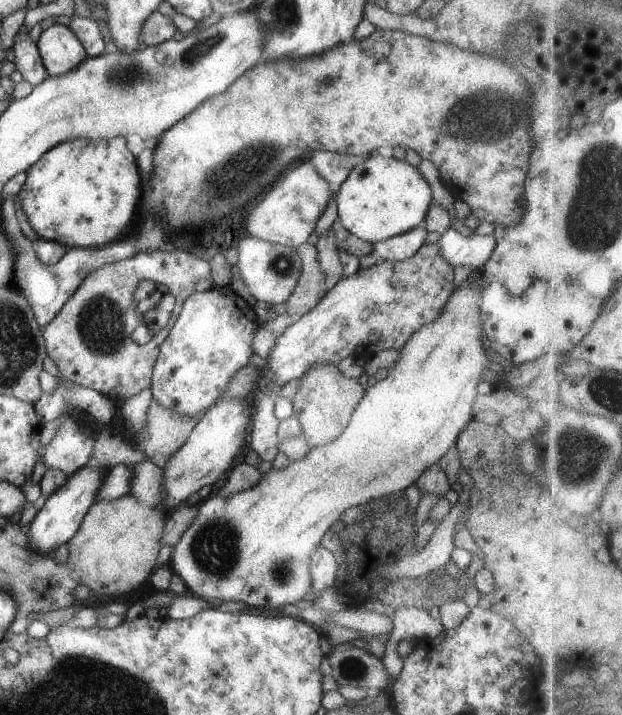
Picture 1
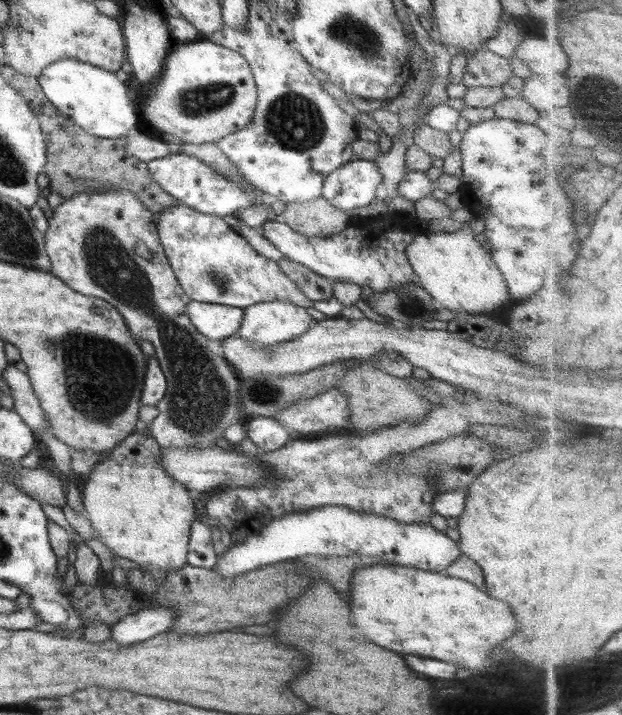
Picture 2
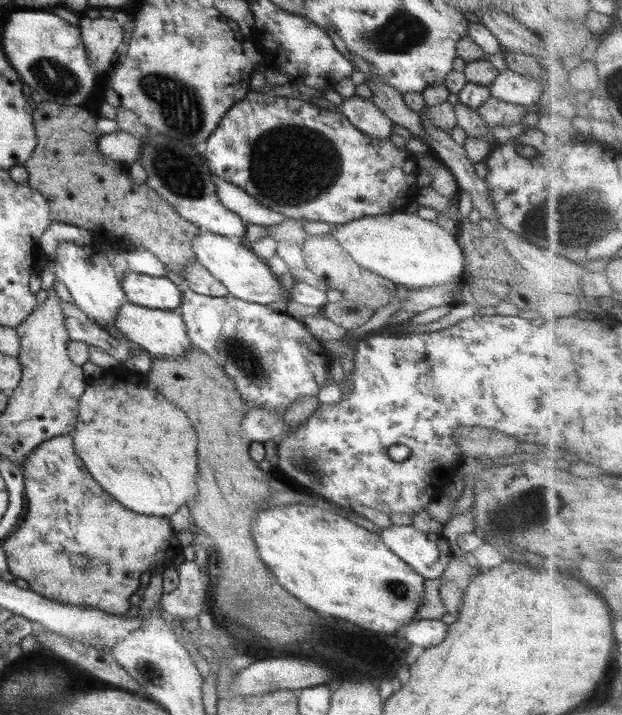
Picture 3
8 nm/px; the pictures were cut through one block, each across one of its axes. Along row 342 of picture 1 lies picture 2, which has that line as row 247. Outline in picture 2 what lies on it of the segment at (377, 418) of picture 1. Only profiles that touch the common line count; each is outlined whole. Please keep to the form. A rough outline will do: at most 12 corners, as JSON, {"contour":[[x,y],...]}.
{"contour":[[469,227],[414,236],[418,284],[444,310],[510,304],[504,275]]}

